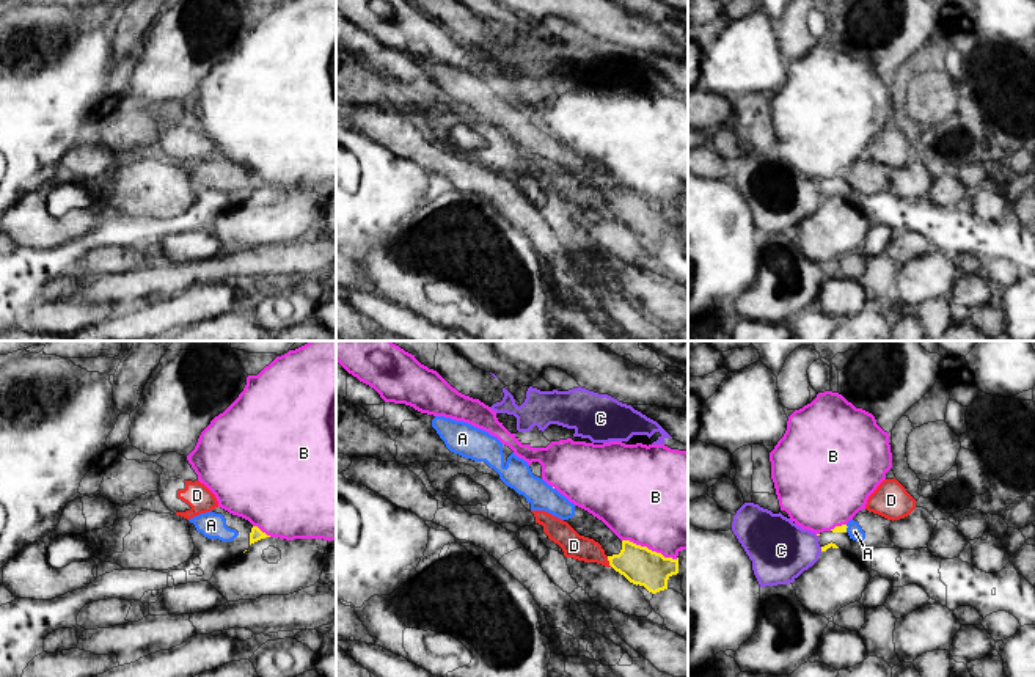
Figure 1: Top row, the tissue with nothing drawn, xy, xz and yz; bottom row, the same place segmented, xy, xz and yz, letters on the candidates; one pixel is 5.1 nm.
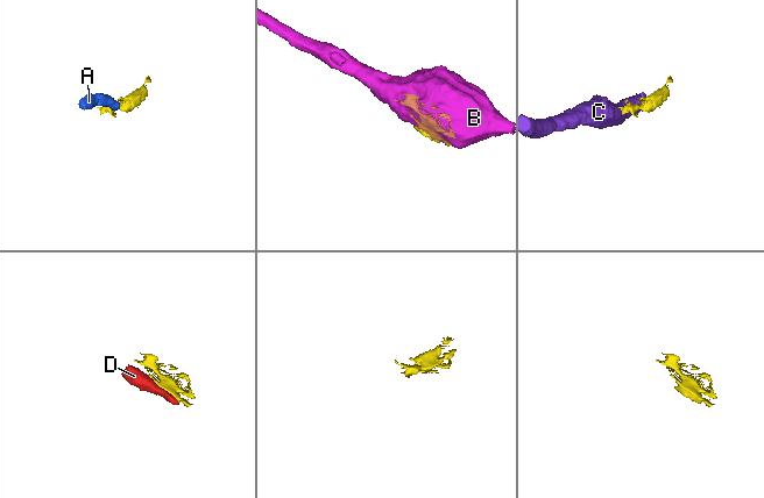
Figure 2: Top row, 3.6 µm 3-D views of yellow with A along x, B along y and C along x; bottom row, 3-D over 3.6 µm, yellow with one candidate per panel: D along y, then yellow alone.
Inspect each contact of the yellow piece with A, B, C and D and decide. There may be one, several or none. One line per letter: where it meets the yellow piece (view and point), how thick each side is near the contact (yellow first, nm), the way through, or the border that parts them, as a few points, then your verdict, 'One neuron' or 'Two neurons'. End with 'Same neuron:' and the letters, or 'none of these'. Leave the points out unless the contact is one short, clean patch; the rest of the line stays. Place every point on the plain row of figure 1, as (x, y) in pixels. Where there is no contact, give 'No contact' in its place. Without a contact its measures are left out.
A: Touches yellow at yz (847, 175). Thickness 40 nm (yellow) against 80 nm. Path across: yz (842, 176), (847, 175), (855, 179). One neuron
B: Touches yellow at xz (650, 198). Thickness 190 nm (yellow) against 480 nm. Two neurons
C: Touches yellow at yz (822, 197). Thickness 30 nm (yellow) against 320 nm. Boundary: yz (820, 195), (822, 198). Two neurons
D: Touches yellow at xz (608, 208). Thickness 190 nm (yellow) against 130 nm. Two neurons
Same neuron: A

